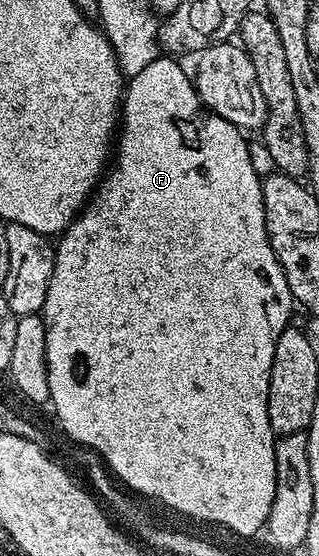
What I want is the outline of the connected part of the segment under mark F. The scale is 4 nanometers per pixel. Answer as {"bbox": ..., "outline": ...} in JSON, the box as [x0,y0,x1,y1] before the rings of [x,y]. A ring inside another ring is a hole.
{"bbox":[41,55,293,537],"outline":[[[167,55],[156,57],[145,71],[126,82],[121,106],[121,124],[117,129],[117,148],[113,164],[106,170],[82,213],[58,238],[52,277],[41,316],[47,322],[47,374],[50,408],[55,408],[59,425],[76,446],[87,446],[99,453],[108,470],[132,494],[152,497],[195,521],[224,525],[239,537],[251,537],[267,524],[277,487],[275,443],[277,435],[269,423],[269,375],[273,351],[281,331],[292,324],[293,298],[281,263],[267,238],[263,182],[253,171],[251,146],[244,130],[221,116],[201,107],[192,74]]]}

